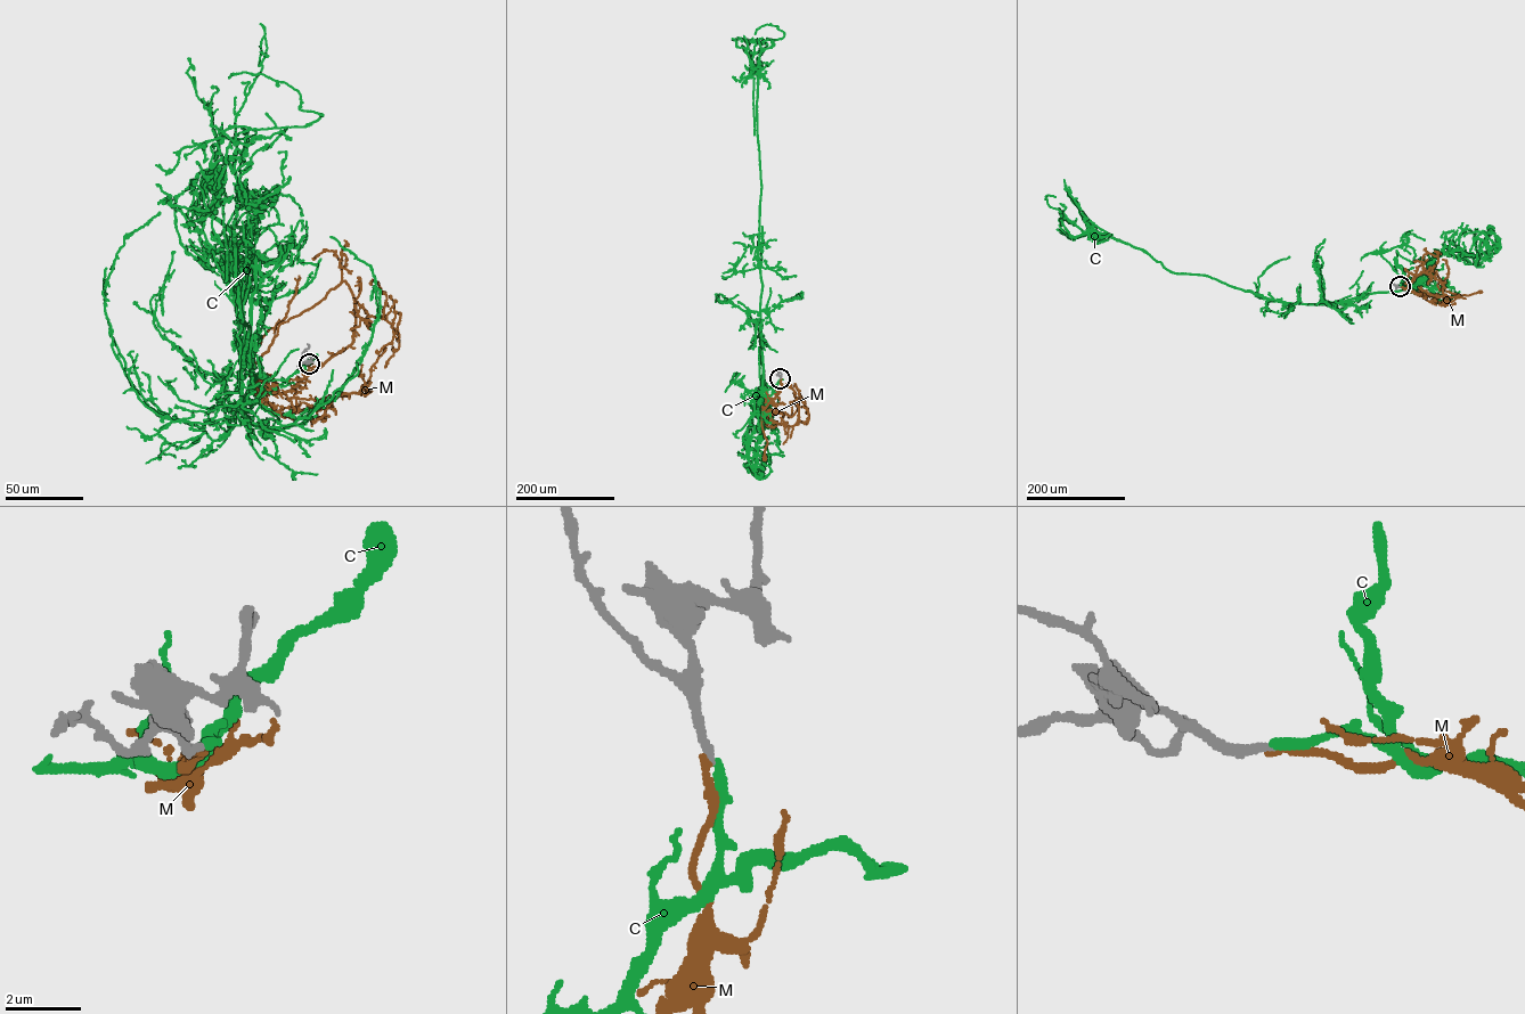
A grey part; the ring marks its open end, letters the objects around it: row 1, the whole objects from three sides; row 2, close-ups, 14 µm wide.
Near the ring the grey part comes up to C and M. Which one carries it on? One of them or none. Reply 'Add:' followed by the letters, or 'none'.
Add: C

